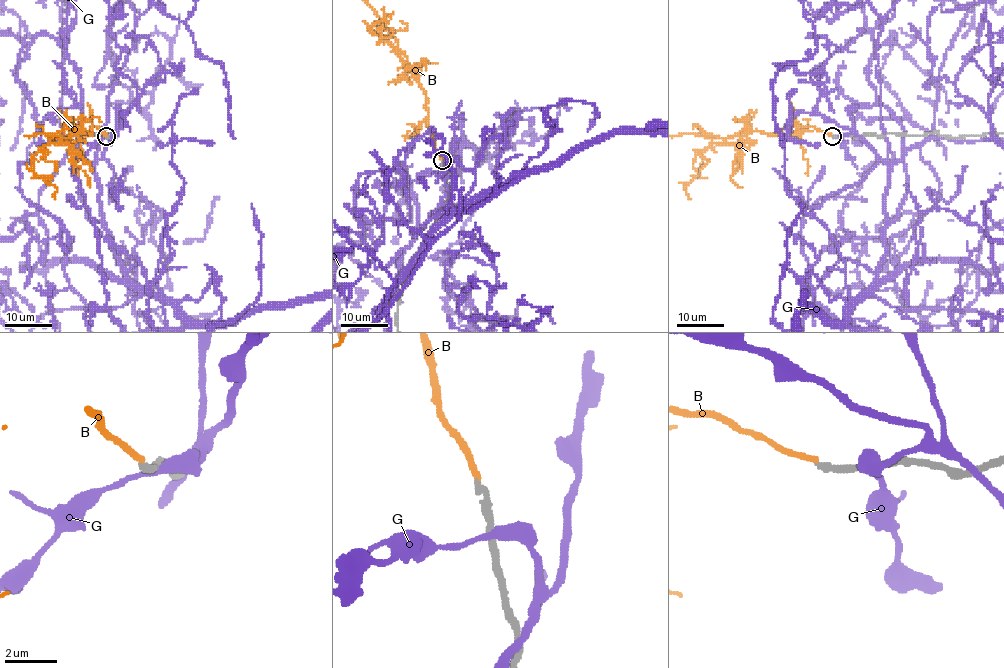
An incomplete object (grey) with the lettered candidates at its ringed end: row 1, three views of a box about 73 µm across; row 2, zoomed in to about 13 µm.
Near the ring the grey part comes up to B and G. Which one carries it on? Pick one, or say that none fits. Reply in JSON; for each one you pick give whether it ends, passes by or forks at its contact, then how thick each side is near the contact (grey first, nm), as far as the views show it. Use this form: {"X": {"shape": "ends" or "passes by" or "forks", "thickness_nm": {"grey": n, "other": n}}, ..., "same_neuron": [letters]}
{"same_neuron": []}

